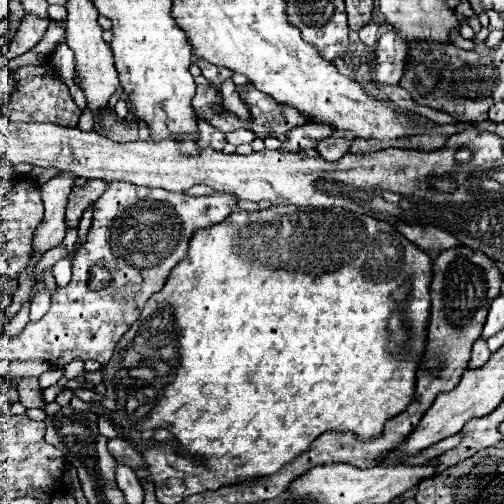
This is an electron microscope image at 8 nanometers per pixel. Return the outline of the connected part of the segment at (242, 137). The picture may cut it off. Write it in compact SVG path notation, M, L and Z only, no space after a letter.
M240 128L240 130L234 130L234 132L228 132L228 134L226 134L226 142L234 144L234 146L250 144L254 138L256 138L256 136L254 136L250 130L246 130L246 128Z

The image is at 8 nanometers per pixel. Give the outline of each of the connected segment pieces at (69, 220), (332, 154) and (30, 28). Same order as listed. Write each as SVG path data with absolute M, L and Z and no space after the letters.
M90 180L84 186L74 186L66 206L66 228L78 228L82 212L90 208L106 192L106 188L108 184L104 180Z
M336 130L330 138L320 140L320 144L316 146L316 150L320 152L320 156L324 160L340 160L350 150L350 144L352 144L354 138L356 138L354 132Z
M36 14L24 16L24 18L22 18L22 24L20 24L20 28L18 28L18 34L16 34L16 38L10 42L10 48L8 48L8 52L6 52L4 56L14 60L16 56L32 50L32 48L42 40L48 24L50 24L50 18L40 18L40 16L36 16Z

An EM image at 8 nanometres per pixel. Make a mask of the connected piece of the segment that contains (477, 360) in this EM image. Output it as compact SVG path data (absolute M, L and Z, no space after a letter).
M478 338L476 342L474 342L474 348L472 348L472 358L470 358L470 368L480 368L480 366L484 366L486 362L488 362L488 358L490 358L490 350L488 350L488 346L486 346L486 340L482 340L482 338Z

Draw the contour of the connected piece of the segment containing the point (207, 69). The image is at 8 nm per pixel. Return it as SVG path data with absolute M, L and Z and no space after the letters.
M198 60L196 64L200 66L200 70L202 70L204 78L212 82L212 86L214 86L214 88L220 88L220 86L222 86L222 82L224 82L226 78L230 78L230 76L232 76L232 72L228 72L226 68L212 66L212 64L208 64L206 60Z

